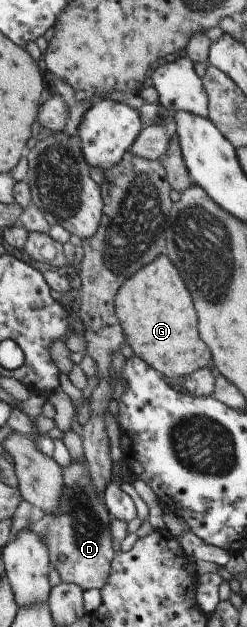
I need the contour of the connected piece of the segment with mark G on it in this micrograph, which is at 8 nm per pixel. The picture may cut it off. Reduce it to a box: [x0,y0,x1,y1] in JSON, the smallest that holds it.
[115,253,210,379]

